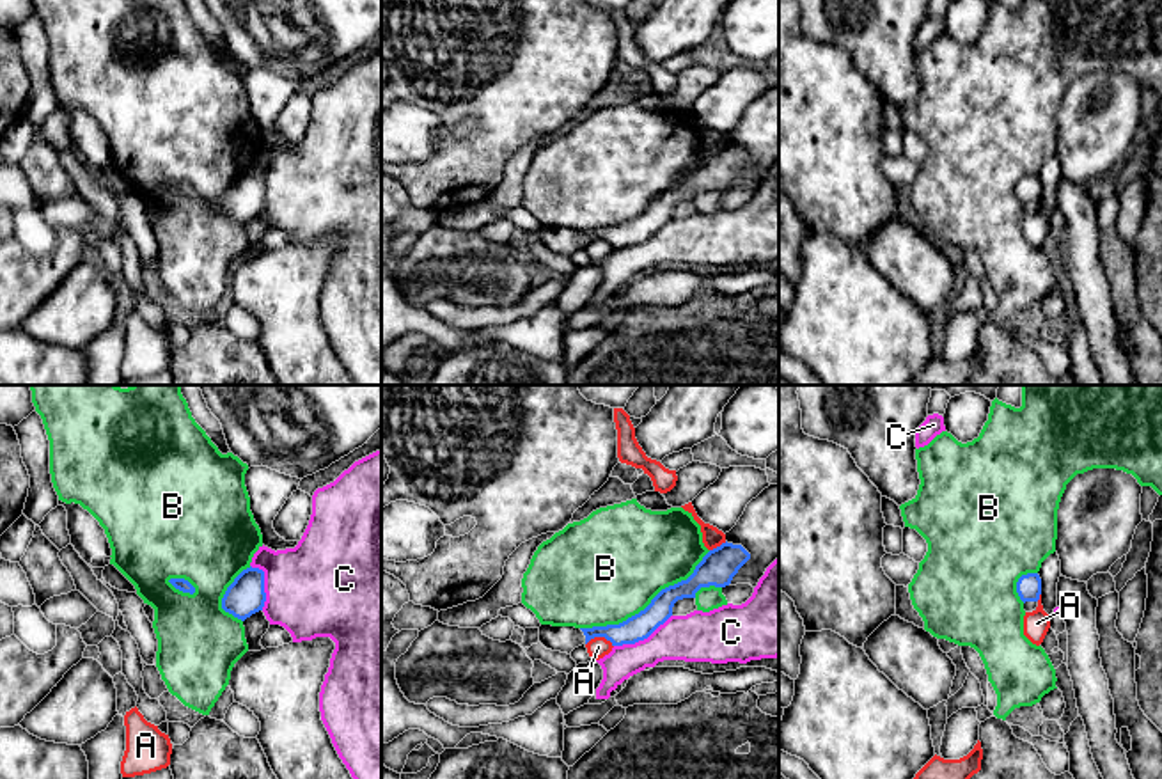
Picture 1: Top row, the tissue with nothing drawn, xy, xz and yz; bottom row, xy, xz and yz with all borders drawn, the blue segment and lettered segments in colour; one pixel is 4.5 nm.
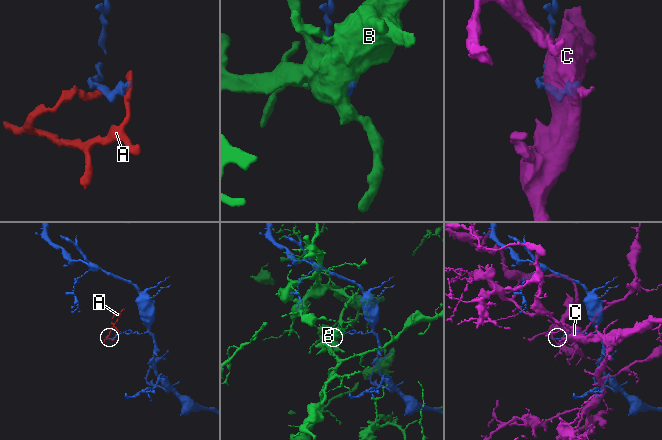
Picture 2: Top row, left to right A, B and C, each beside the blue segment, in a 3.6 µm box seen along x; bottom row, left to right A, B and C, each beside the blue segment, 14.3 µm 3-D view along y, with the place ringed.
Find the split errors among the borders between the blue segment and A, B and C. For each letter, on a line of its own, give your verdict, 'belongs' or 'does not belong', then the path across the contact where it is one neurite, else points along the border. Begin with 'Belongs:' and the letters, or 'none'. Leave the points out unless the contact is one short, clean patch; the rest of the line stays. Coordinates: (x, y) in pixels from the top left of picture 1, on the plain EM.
Belongs: none
A: does not belong
B: does not belong
C: does not belong

